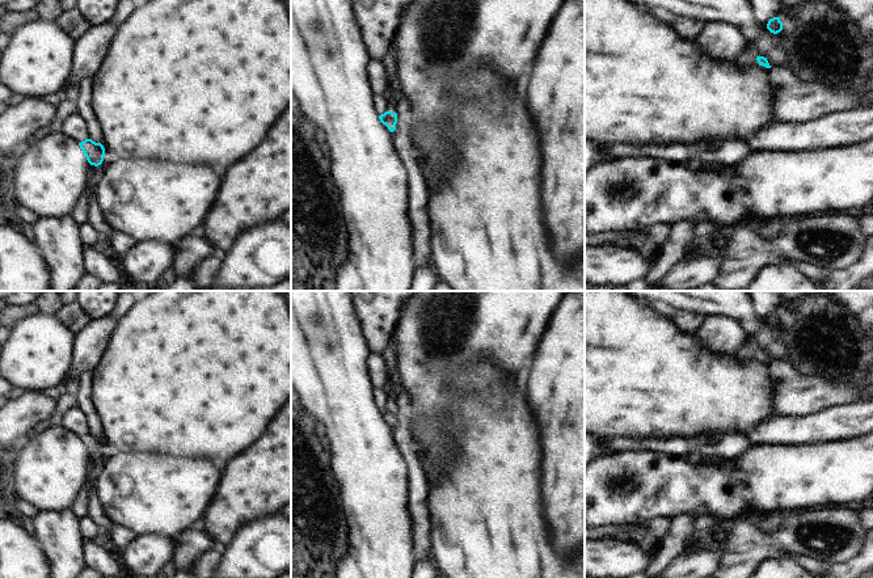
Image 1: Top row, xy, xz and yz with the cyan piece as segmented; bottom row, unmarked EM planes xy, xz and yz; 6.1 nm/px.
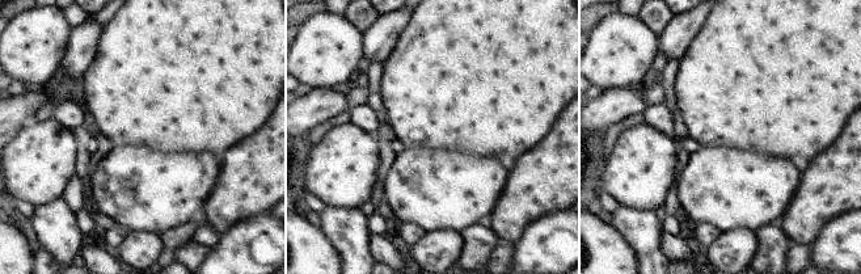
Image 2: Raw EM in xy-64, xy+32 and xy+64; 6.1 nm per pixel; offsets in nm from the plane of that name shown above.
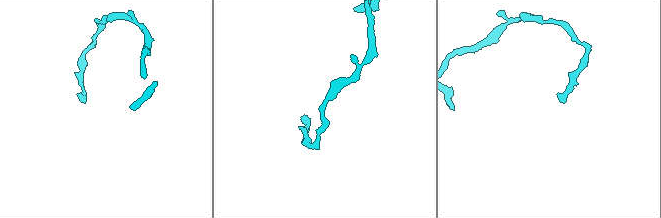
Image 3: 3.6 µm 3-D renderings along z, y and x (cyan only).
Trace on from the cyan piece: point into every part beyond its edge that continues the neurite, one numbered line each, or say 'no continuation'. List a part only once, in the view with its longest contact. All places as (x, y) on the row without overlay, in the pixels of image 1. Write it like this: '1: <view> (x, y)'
no continuation

